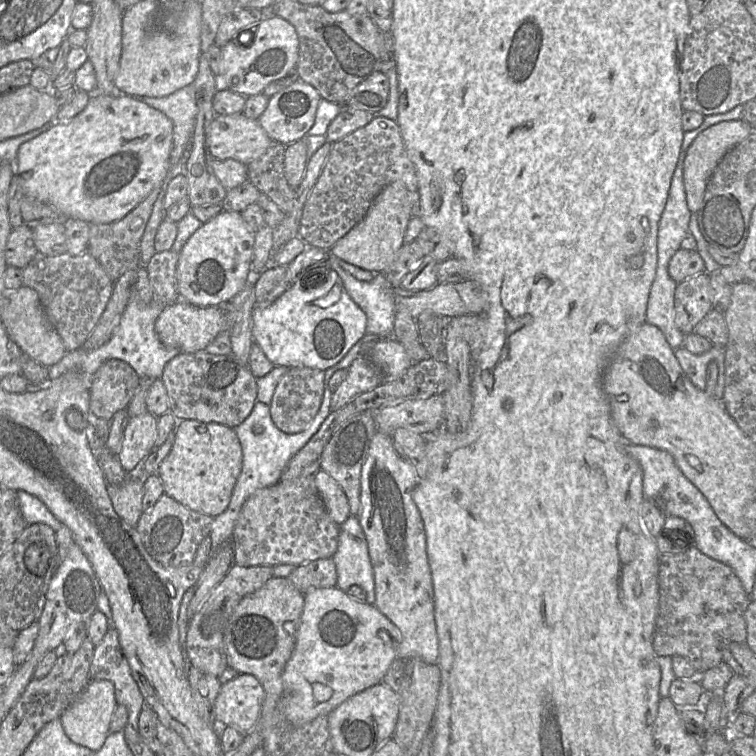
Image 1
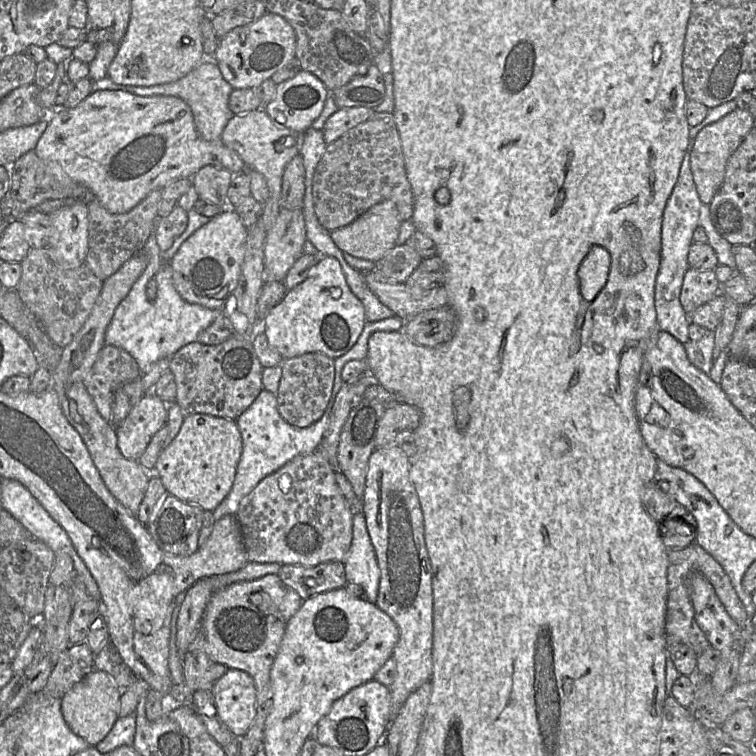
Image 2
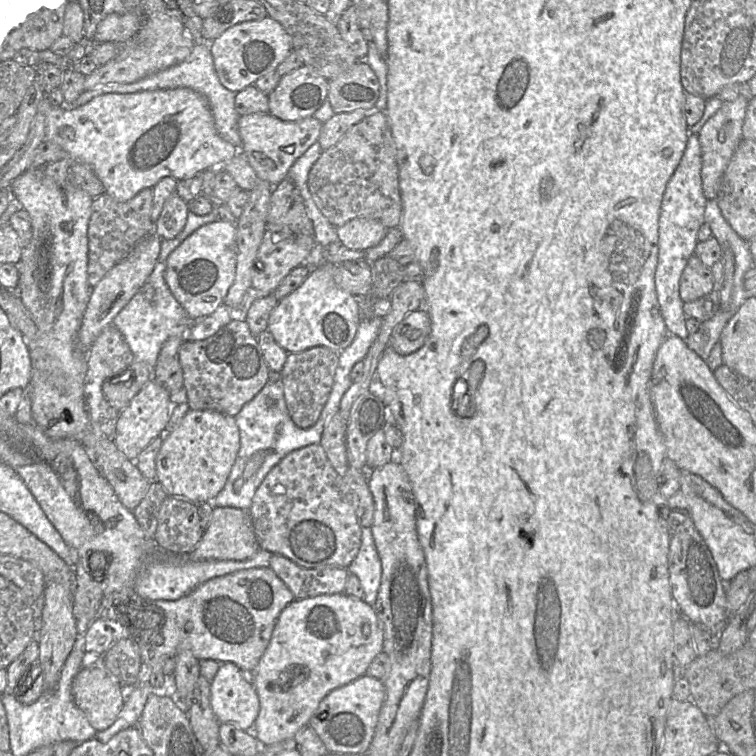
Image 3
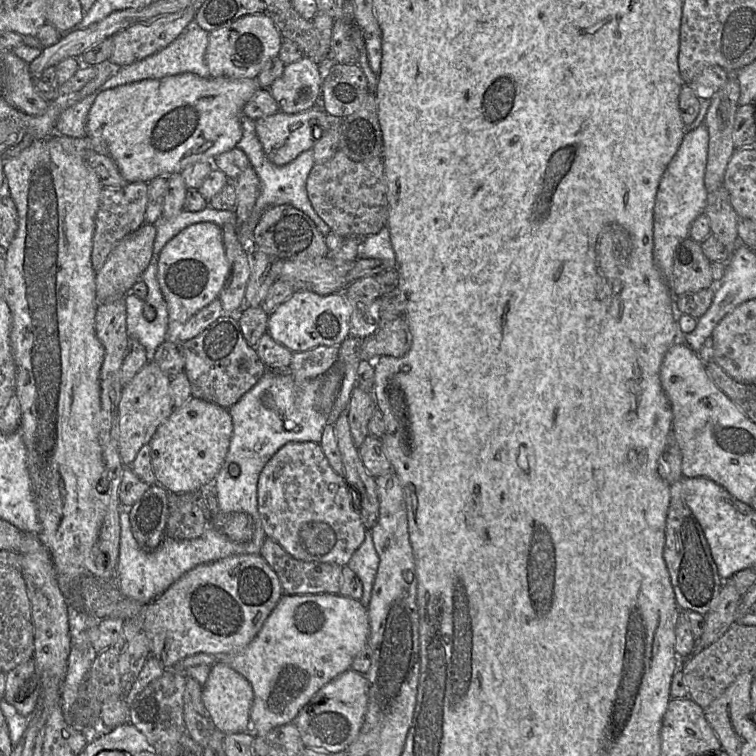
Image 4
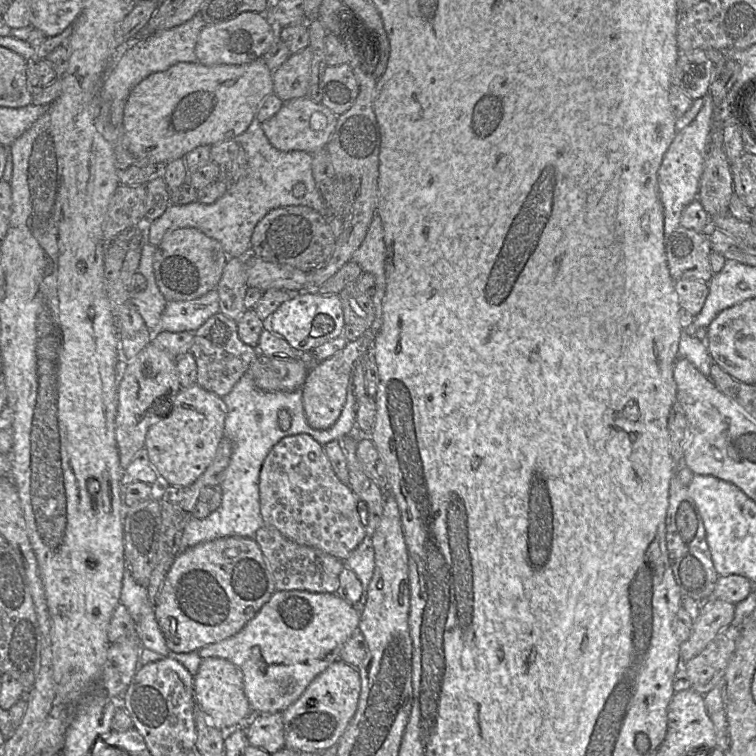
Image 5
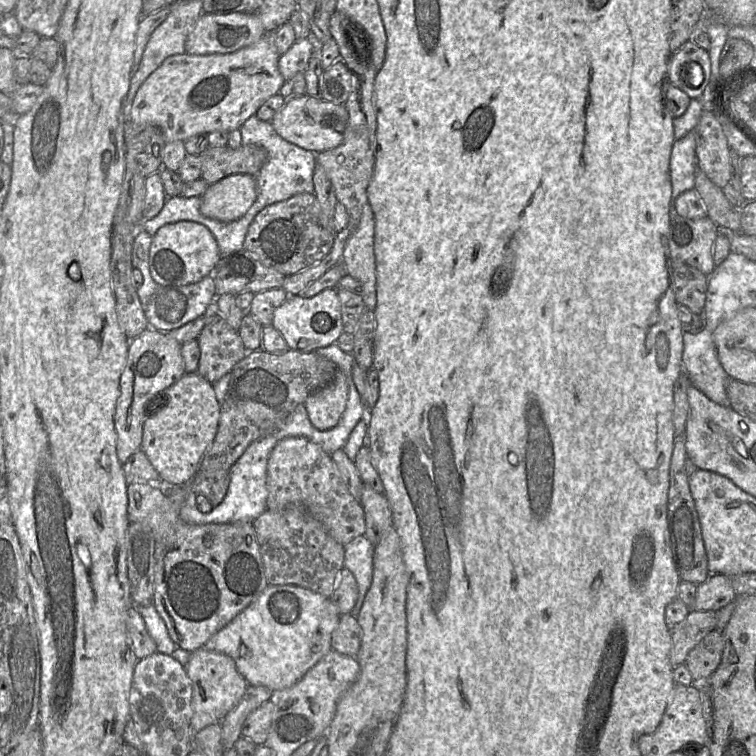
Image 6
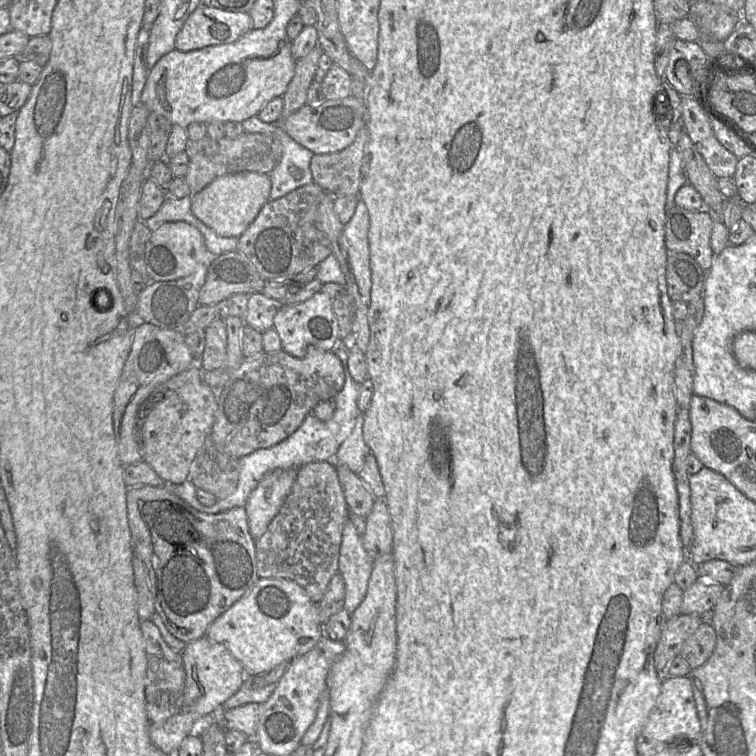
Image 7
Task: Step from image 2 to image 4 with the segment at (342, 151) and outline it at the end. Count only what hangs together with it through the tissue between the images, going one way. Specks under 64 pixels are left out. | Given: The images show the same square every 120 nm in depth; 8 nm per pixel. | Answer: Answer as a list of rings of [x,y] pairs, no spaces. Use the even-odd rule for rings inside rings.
[[[338,150],[328,161],[314,164],[306,190],[313,209],[341,237],[367,237],[387,226],[389,204],[382,155],[356,162]]]

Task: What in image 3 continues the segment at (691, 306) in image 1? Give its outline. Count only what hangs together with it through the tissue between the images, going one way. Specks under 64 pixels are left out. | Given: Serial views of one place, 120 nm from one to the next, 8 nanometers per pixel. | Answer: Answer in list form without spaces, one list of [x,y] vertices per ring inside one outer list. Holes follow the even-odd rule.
[[[693,254],[680,278],[679,293],[683,303],[697,300],[715,290],[711,269]]]

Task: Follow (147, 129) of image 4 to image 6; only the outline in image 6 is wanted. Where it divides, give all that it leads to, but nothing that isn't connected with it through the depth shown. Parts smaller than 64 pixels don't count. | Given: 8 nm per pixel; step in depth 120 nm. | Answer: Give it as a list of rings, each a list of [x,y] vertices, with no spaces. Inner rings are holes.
[[[275,32],[266,34],[256,43],[227,54],[177,54],[166,58],[138,89],[129,110],[129,118],[136,125],[158,127],[165,142],[186,141],[188,138],[214,131],[239,129],[271,96],[281,92],[287,82],[278,68],[278,54],[274,43]]]

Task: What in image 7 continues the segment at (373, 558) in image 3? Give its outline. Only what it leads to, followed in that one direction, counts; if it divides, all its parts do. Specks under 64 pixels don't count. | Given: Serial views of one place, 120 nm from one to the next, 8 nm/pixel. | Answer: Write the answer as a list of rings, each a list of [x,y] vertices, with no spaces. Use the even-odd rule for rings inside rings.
[[[348,519],[342,532],[338,572],[345,583],[344,609],[349,614],[356,610],[366,595],[373,561]]]

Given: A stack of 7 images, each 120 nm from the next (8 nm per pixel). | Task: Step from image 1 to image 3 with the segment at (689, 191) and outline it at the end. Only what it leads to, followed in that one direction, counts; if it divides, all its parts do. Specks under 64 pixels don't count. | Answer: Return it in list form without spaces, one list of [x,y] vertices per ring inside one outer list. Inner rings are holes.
[[[739,96],[734,101],[723,102],[721,108],[708,119],[697,134],[702,157],[702,189],[707,200],[717,199],[727,165],[740,141],[743,139],[742,126],[746,115],[748,101],[749,100],[744,97]]]

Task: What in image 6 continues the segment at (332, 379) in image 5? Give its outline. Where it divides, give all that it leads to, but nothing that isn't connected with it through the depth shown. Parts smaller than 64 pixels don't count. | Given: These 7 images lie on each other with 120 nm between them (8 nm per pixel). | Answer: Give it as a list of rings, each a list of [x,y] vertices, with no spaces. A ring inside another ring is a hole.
[[[337,370],[333,380],[311,394],[304,403],[311,424],[320,431],[334,428],[345,411],[347,399],[345,374]]]

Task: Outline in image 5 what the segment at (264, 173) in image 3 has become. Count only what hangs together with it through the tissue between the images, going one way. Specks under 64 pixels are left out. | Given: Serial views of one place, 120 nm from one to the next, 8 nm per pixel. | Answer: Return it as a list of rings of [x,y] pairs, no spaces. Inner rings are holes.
[[[303,97],[286,102],[273,117],[261,123],[261,128],[277,150],[300,150],[313,154],[327,145],[336,128],[337,120],[338,116],[322,103]]]

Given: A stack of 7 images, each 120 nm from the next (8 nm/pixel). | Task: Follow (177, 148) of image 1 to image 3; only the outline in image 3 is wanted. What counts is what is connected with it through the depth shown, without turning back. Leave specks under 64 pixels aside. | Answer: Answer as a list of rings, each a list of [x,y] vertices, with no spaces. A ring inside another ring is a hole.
[[[208,43],[195,44],[190,55],[182,62],[166,69],[157,71],[133,83],[107,83],[97,84],[89,90],[83,91],[71,107],[81,106],[97,95],[104,93],[135,93],[139,91],[154,91],[159,89],[174,89],[178,87],[190,88],[203,95],[211,110],[215,128],[219,136],[225,141],[240,149],[241,138],[238,132],[239,114],[235,109],[235,95],[233,91],[226,89],[219,81],[214,68],[213,57]]]

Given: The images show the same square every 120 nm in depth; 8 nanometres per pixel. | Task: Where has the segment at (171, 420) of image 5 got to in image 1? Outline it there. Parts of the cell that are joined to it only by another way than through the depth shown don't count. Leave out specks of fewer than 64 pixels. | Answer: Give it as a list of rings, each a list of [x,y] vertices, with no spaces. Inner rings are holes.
[[[182,420],[175,428],[171,451],[156,474],[162,482],[165,495],[193,511],[215,518],[230,503],[242,462],[242,448],[235,429],[216,422]]]

